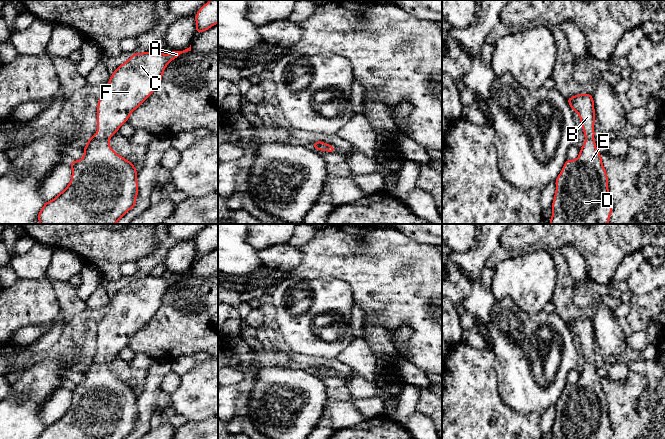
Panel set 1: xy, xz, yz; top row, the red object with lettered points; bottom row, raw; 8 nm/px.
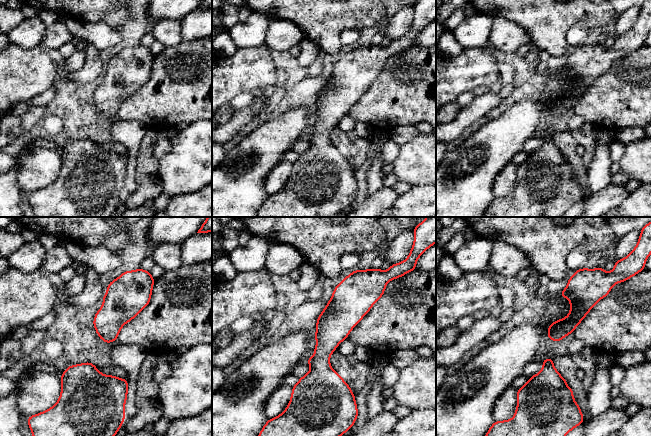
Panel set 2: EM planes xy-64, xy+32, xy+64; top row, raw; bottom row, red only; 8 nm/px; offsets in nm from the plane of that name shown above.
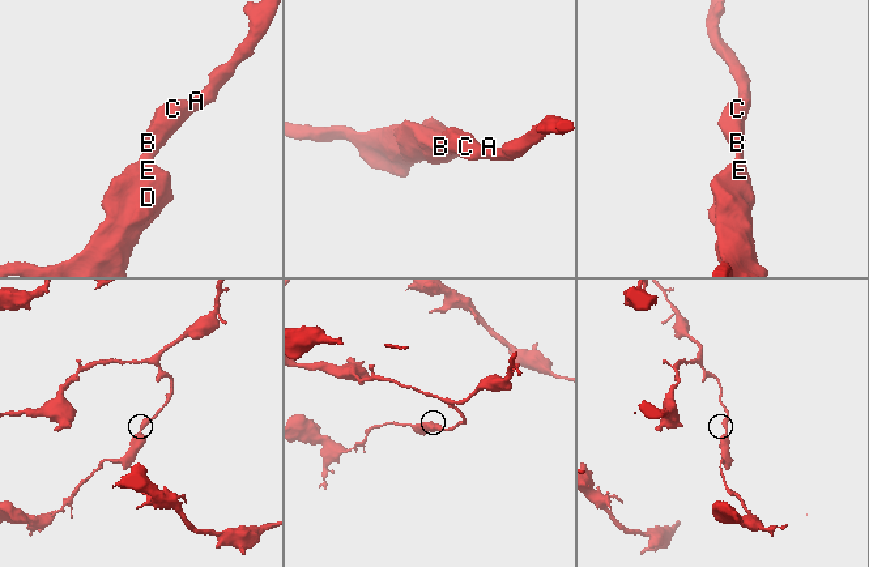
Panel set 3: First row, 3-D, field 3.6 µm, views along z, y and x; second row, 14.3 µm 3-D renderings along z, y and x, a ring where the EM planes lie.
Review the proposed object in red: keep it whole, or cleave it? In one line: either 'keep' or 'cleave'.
keep

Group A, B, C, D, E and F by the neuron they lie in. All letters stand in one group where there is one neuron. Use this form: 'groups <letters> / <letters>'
groups A B C D E F

